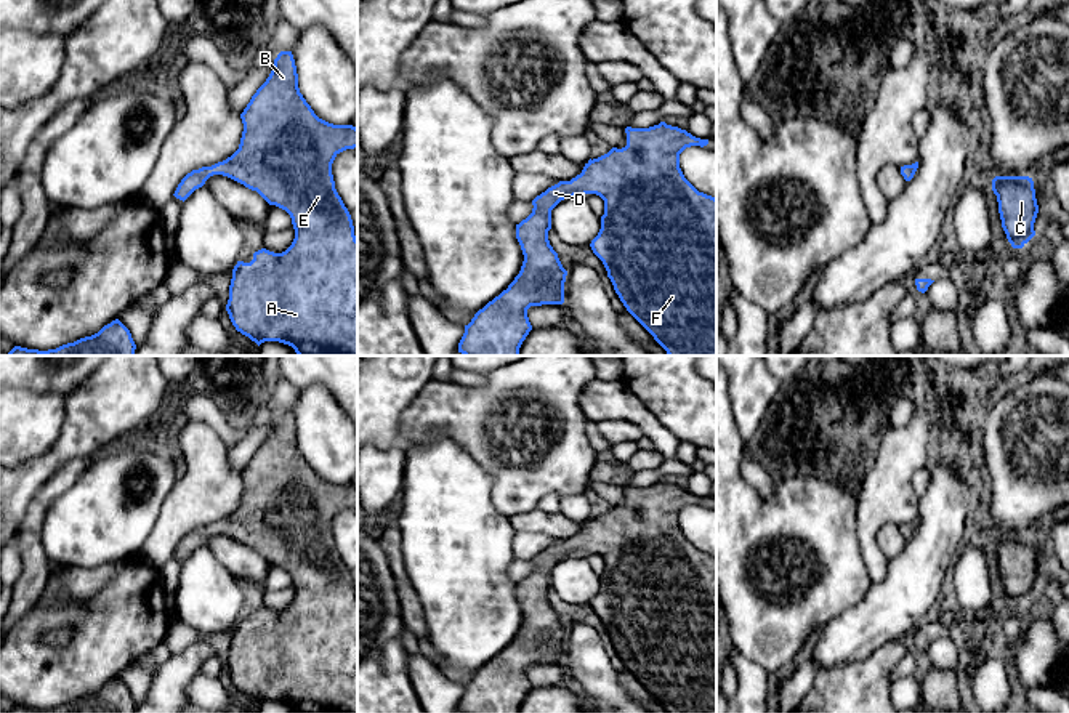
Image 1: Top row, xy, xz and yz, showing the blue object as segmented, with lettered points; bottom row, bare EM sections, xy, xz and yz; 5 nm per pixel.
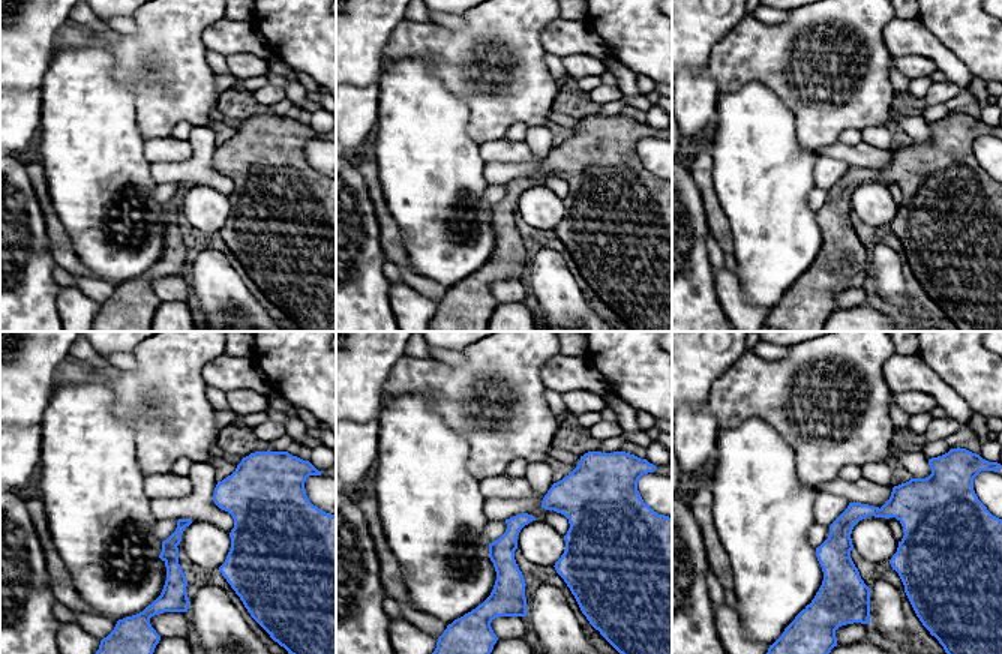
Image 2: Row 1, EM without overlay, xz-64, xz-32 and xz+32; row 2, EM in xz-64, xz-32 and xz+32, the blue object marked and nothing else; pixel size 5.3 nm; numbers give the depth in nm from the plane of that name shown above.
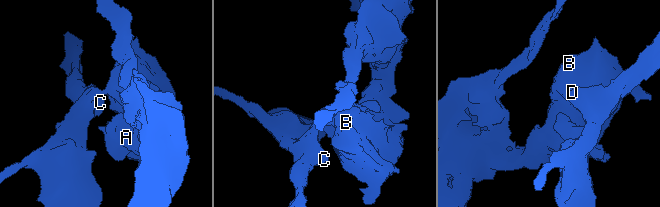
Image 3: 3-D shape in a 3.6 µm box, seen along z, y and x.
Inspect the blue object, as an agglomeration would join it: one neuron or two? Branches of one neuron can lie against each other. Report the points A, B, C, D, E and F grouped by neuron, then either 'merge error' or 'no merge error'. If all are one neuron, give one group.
A B C D E F; no merge error

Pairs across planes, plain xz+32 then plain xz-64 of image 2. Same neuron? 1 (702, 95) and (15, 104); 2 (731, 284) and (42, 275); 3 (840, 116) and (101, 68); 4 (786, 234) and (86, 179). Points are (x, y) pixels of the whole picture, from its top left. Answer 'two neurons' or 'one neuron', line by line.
1: one neuron
2: two neurons
3: two neurons
4: one neuron

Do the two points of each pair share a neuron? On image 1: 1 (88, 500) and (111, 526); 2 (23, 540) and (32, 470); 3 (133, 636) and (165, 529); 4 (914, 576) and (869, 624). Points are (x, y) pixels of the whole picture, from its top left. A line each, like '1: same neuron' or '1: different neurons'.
1: same neuron
2: different neurons
3: different neurons
4: same neuron

